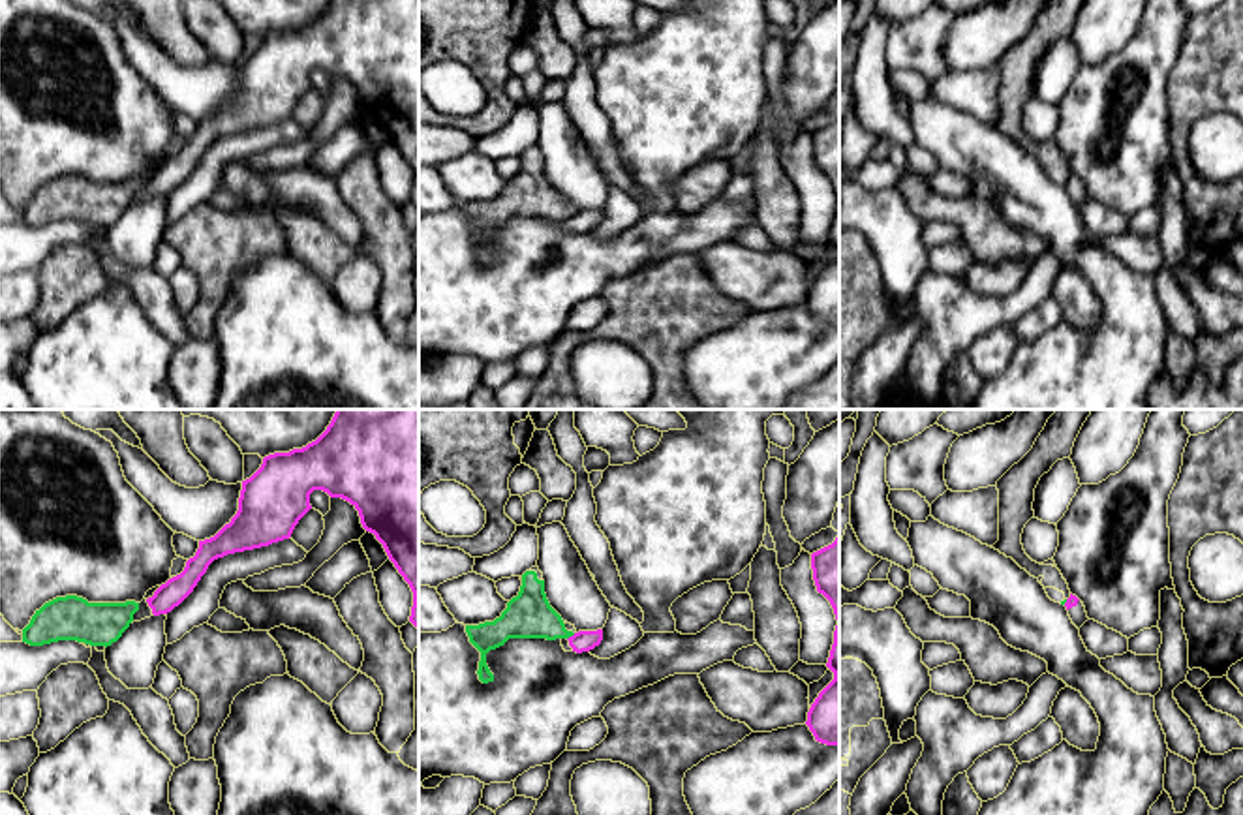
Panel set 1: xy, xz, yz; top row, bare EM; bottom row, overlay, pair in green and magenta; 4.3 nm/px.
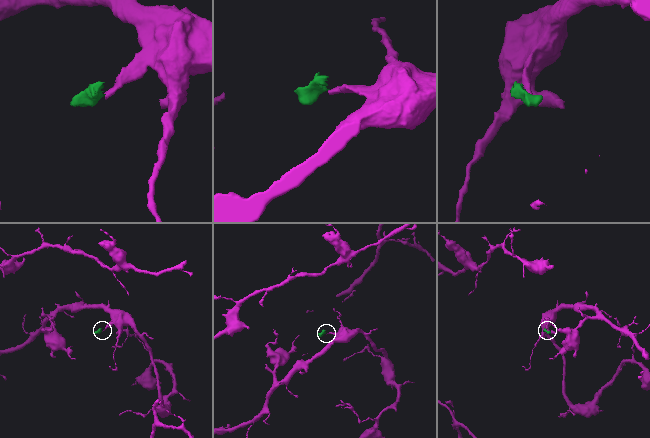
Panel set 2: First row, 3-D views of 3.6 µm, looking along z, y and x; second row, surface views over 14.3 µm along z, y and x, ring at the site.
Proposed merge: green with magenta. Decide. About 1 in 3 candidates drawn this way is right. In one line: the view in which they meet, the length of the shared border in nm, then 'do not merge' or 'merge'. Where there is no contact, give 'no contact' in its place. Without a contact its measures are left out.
contact in xz; length 50 nm; do not merge

